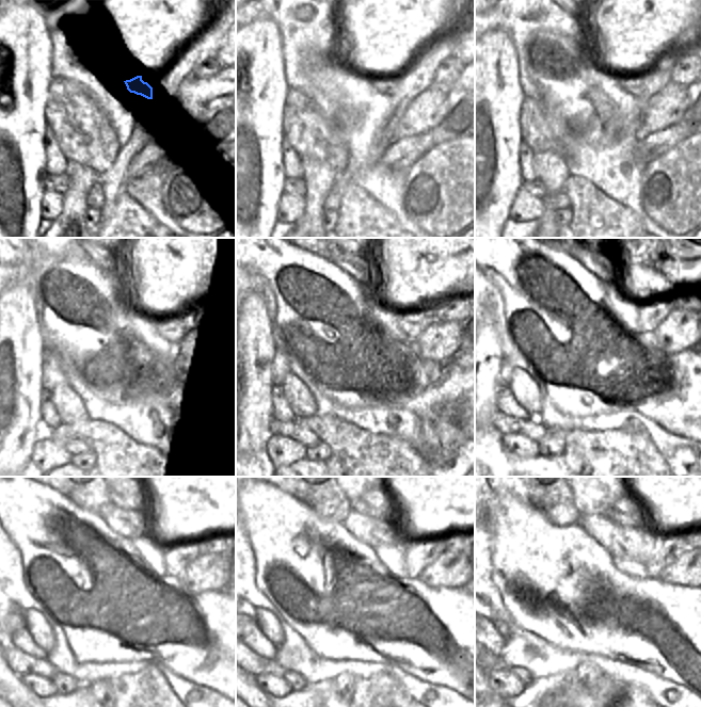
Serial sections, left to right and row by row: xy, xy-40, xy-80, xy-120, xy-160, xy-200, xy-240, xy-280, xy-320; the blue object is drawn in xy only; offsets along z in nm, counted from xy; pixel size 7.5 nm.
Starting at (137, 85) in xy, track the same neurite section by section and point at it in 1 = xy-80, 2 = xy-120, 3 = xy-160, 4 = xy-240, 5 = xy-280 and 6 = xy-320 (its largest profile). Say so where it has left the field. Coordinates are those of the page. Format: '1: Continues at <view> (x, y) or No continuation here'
1: Continues at xy-80 (633, 84)
2: Continues at xy-120 (173, 331)
3: Continues at xy-160 (412, 323)
4: Continues at xy-240 (176, 558)
5: Continues at xy-280 (416, 562)
6: Continues at xy-320 (659, 560).

